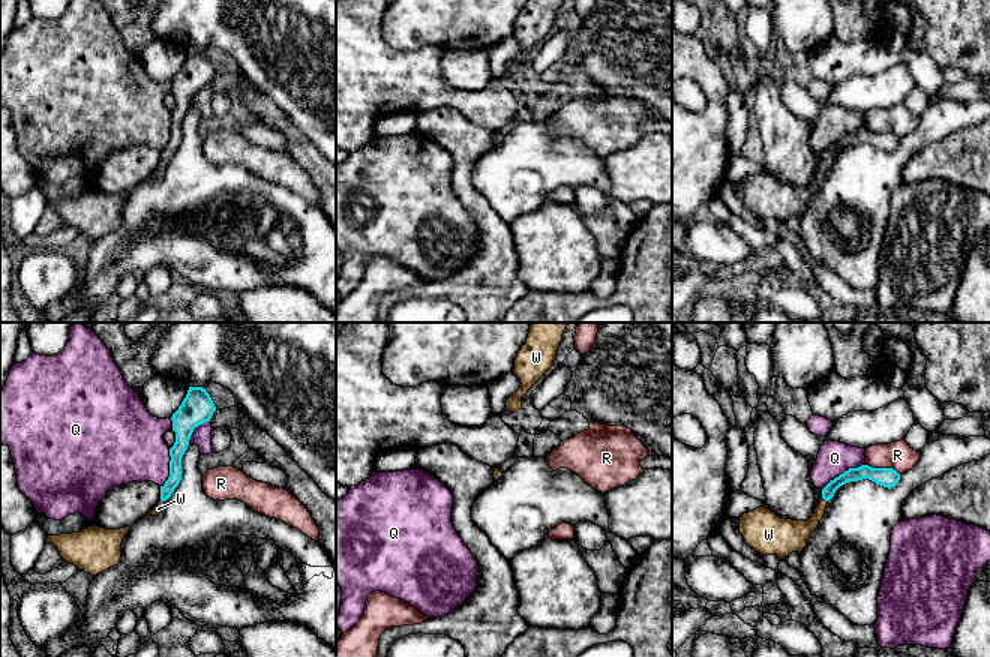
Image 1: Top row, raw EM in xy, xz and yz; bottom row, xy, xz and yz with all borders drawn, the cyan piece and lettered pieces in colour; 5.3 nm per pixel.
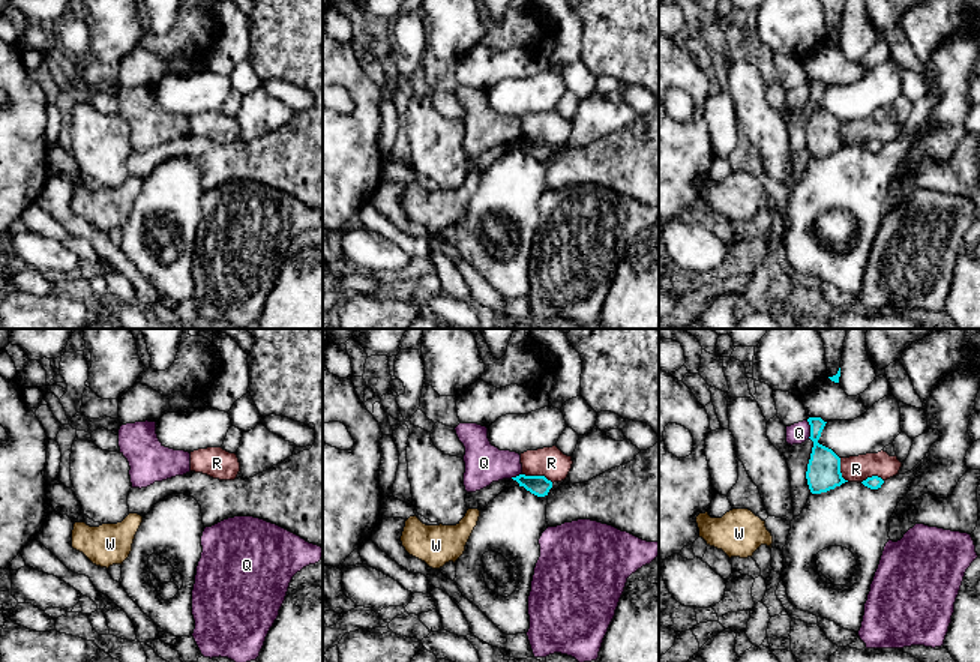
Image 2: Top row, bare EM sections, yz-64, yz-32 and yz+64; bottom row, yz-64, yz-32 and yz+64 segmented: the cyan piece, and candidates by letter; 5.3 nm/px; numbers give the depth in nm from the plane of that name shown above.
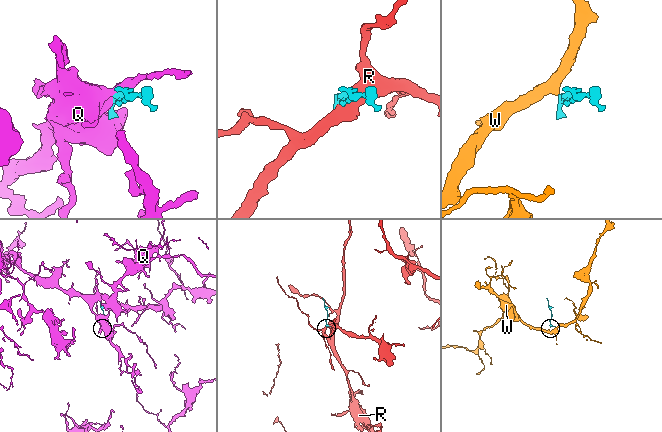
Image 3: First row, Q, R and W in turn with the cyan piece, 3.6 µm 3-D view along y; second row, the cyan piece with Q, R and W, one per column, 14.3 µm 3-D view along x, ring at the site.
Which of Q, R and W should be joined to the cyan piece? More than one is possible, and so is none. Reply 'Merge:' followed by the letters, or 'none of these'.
Merge: W

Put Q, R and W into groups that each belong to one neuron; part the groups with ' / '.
Q / R / W

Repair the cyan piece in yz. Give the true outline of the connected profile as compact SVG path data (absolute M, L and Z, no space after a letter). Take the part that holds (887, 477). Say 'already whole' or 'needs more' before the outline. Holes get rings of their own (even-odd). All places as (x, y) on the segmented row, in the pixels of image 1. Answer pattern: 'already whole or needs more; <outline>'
needs more; M861 465L849 468L822 489L822 501L814 508L814 513L807 520L782 519L766 506L744 513L740 518L740 532L746 543L760 555L776 555L784 560L792 552L801 552L822 520L828 501L836 490L849 483L868 478L884 488L894 488L900 480L900 474L892 468L872 468Z

